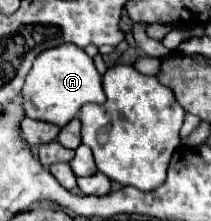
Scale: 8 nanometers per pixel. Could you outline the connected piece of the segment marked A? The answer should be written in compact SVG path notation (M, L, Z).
M61 44L57 48L41 52L35 58L33 68L29 70L25 86L21 90L21 106L27 118L43 120L63 128L69 120L73 120L79 114L81 106L87 102L103 104L105 92L101 86L101 74L97 72L93 58L89 58L79 46Z

